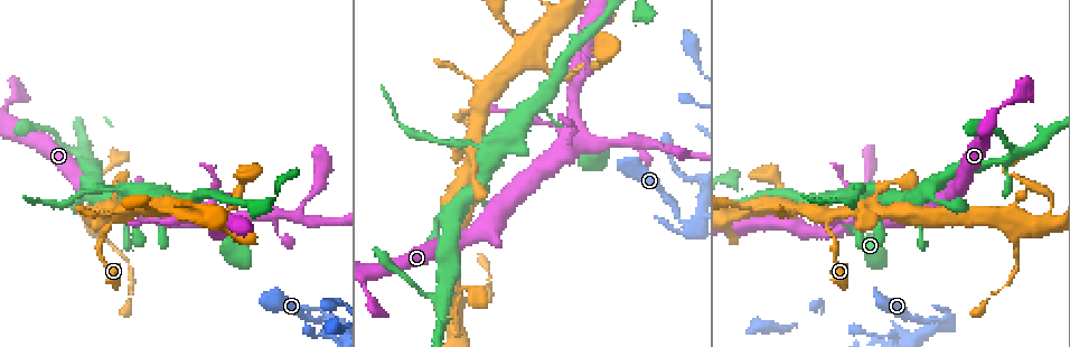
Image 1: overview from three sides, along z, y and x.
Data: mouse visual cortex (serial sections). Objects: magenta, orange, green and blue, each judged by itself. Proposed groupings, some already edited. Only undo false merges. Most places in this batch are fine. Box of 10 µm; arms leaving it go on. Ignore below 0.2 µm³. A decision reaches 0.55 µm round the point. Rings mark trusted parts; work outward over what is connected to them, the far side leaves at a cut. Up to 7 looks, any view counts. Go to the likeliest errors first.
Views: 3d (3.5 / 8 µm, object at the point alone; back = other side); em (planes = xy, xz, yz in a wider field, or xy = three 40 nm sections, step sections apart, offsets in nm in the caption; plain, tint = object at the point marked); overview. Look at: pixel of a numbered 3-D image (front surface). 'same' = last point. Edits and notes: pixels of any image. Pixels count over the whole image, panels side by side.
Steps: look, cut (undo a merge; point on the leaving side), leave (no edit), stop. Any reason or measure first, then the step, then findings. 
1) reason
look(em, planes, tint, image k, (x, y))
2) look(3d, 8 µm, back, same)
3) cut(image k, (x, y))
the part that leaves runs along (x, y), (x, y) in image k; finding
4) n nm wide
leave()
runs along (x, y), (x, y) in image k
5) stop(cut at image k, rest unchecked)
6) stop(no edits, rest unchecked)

sharp bend
look(3d, 3.5 µm, image 1, (687, 223))

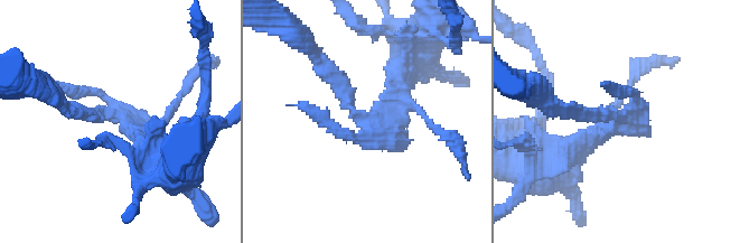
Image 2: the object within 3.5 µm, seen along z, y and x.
leave()
runs along (75, 111), (123, 119), (148, 149) in image 2; continuous, no second cell

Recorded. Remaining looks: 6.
sharp bend
look(3d, 3.5 µm, image 1, (531, 60))

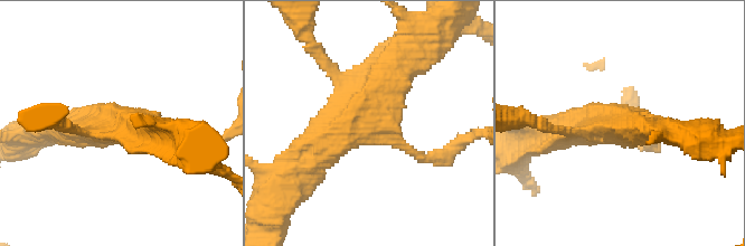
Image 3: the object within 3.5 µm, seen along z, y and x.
4 arms; arms of 150, 150, 350, 500 nm; need the tissue
look(em, xy, step 1, tint, image 3, (371, 127))

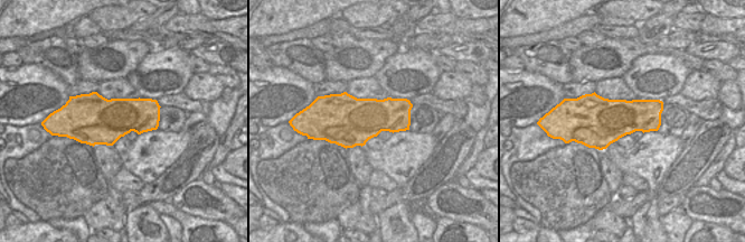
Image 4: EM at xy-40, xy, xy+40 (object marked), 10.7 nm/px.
leave()
runs along (291, 176), (352, 128), (394, 67) in image 3; all the same cell

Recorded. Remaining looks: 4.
three-way junction
look(3d, 8 µm, image 1, (589, 143))

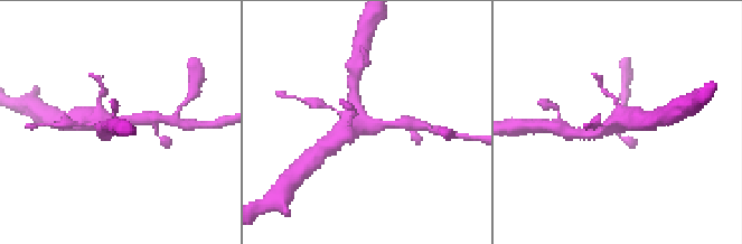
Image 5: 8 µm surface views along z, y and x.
zoom in
look(3d, 3.5 µm, same)

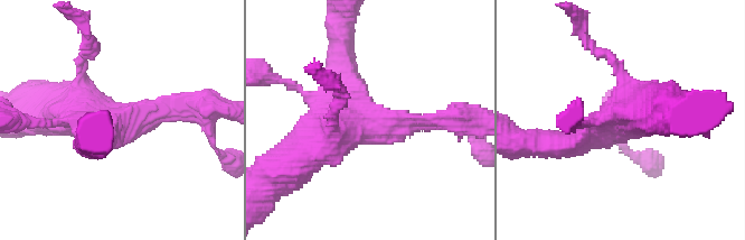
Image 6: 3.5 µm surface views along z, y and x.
look(em, xy, step 3, tint, image 6, (117, 117))

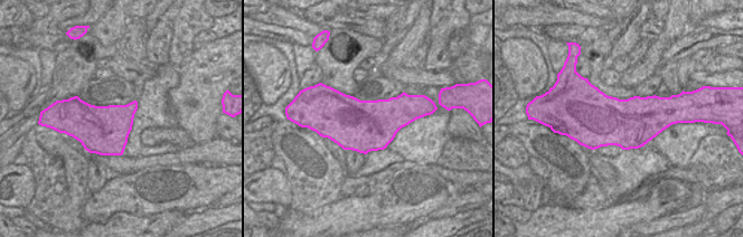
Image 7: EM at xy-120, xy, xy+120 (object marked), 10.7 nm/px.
leave()
runs along (289, 163), (355, 114), (340, 57) in image 6; continuous, no second cell

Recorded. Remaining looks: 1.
stop(no edits, rest unchecked)

